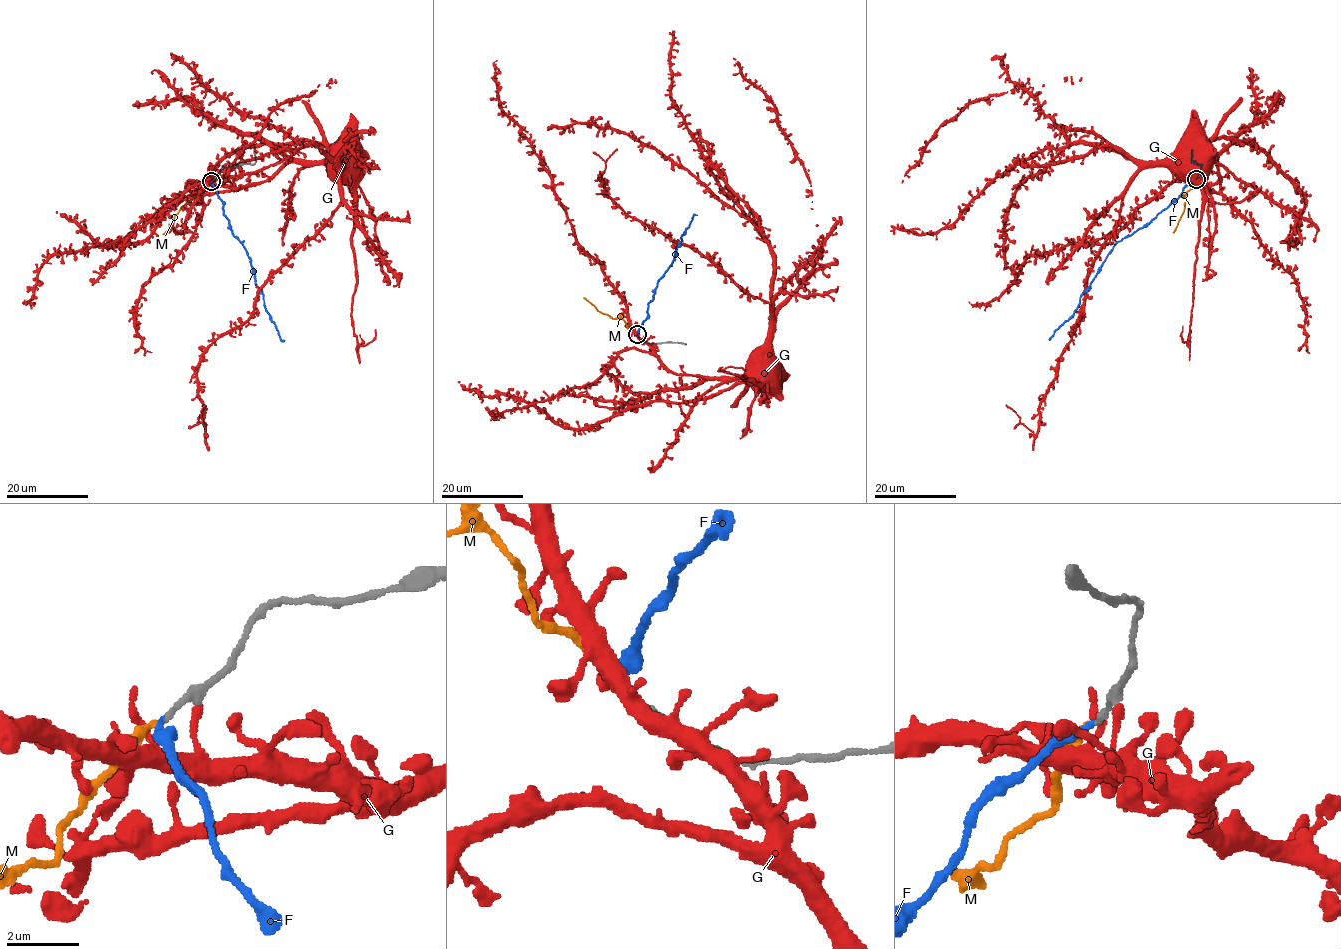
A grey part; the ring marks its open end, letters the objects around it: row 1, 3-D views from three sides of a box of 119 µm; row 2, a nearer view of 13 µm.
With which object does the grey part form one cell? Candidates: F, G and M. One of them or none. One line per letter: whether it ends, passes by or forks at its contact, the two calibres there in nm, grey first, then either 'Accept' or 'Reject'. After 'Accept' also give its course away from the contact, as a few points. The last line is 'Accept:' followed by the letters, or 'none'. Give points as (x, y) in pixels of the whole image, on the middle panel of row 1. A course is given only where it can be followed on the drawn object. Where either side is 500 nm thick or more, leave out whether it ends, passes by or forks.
F: It ends there. Thickness 160 nm (grey) against 180 nm. Reject
G: It ends there. Thickness 200 nm (grey) against 190 nm. Reject
M: It ends there. Thickness 130 nm (grey) against 240 nm. Accept
Accept: M

